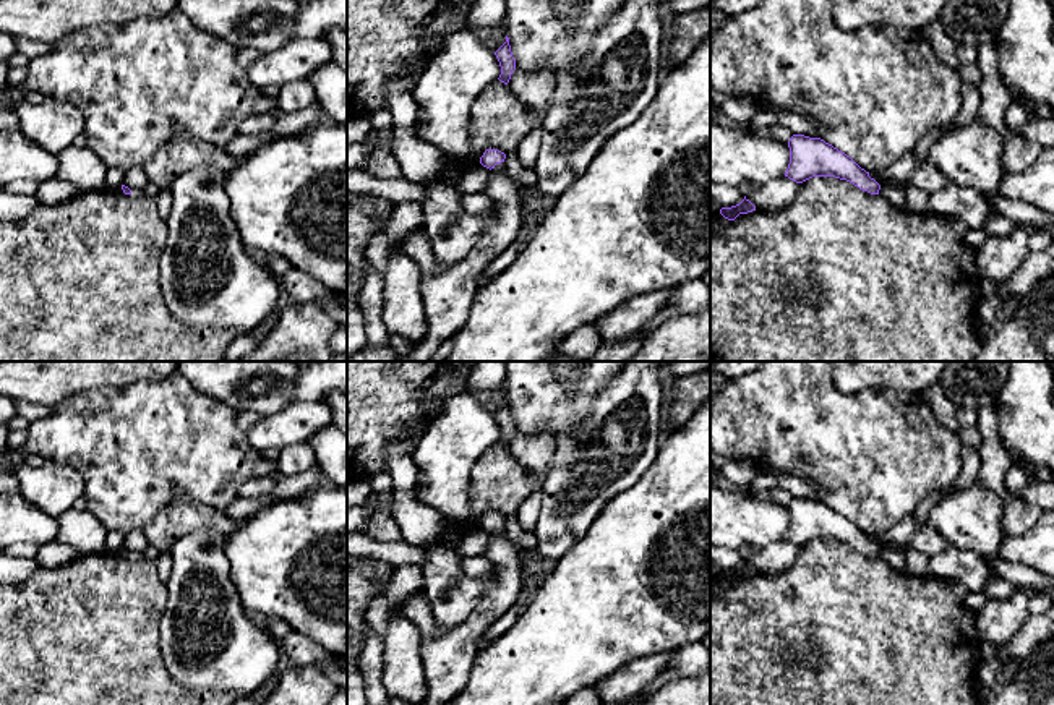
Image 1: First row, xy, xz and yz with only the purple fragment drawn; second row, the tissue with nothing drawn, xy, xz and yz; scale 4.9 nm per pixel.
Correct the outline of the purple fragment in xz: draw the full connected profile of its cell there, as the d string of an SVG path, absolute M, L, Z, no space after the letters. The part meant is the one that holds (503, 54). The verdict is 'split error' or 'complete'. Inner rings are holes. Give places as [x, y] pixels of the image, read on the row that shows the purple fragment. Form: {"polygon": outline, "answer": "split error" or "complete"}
{"polygon": "M506 36L506 42L495 52L495 55L496 55L499 66L501 66L501 75L498 79L501 83L508 84L512 71L516 70L516 60L512 57L508 36Z", "answer": "complete"}

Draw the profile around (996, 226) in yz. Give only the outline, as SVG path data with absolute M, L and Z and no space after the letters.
M991 214L989 219L981 227L984 232L988 232L991 237L1005 237L1009 235L1018 222L1007 219L999 214Z

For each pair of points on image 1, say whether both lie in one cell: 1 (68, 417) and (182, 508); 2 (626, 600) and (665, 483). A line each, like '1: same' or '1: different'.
1: different
2: same

